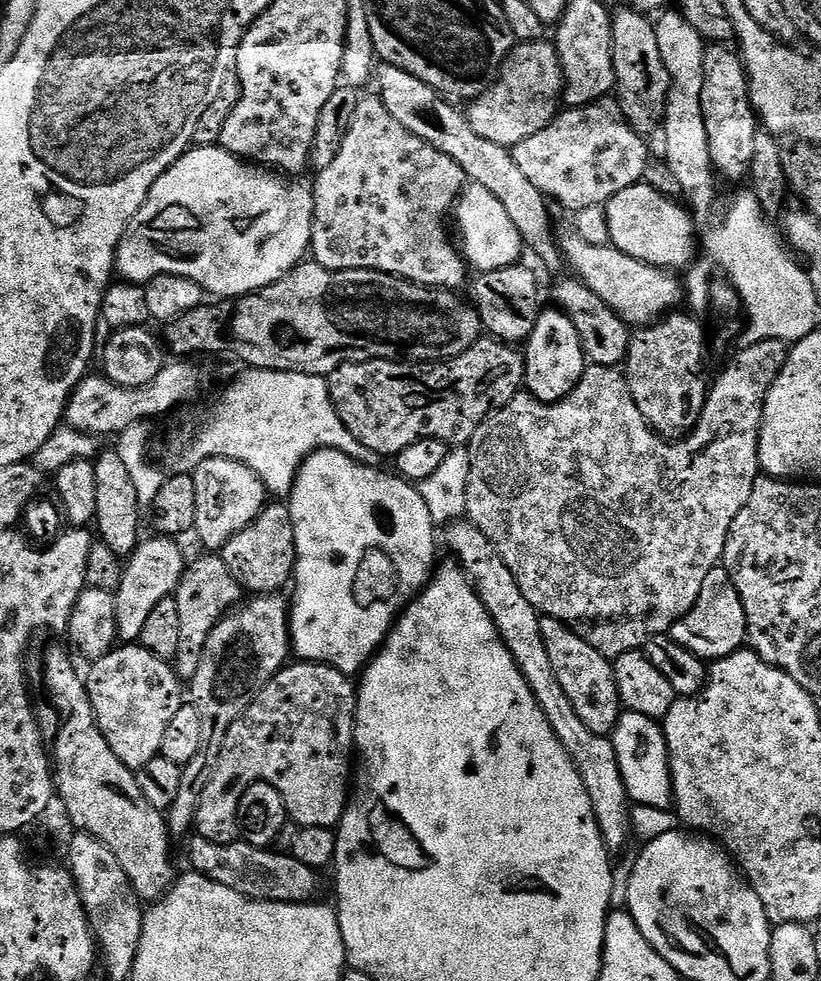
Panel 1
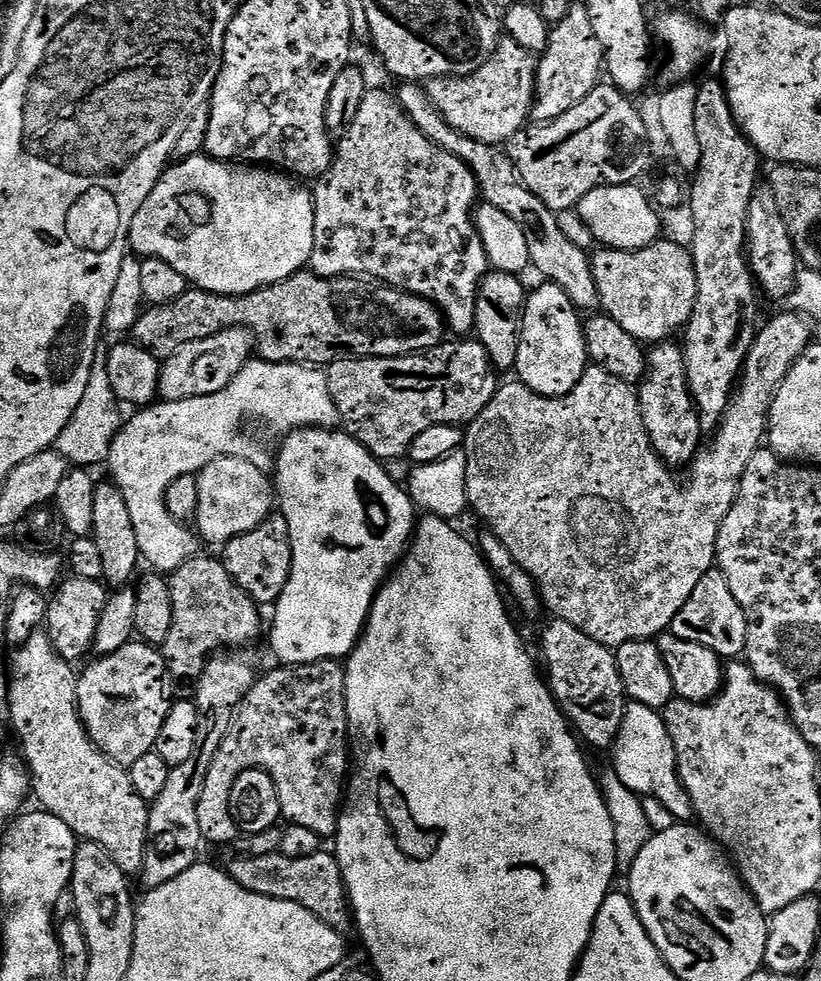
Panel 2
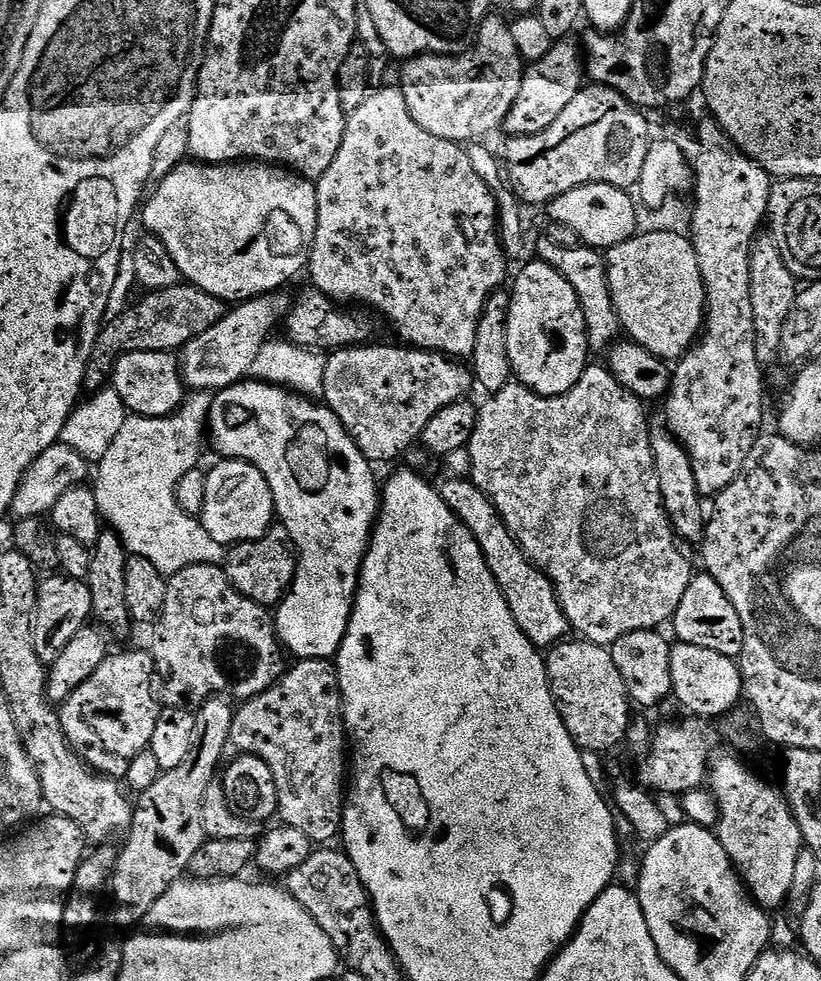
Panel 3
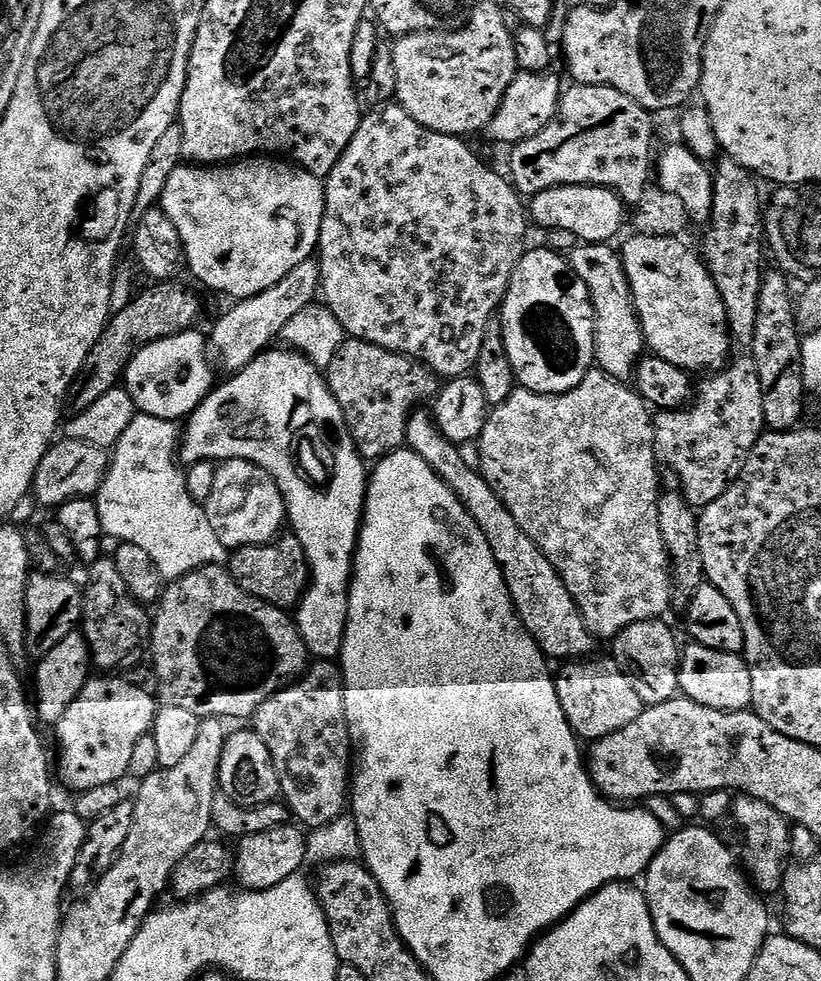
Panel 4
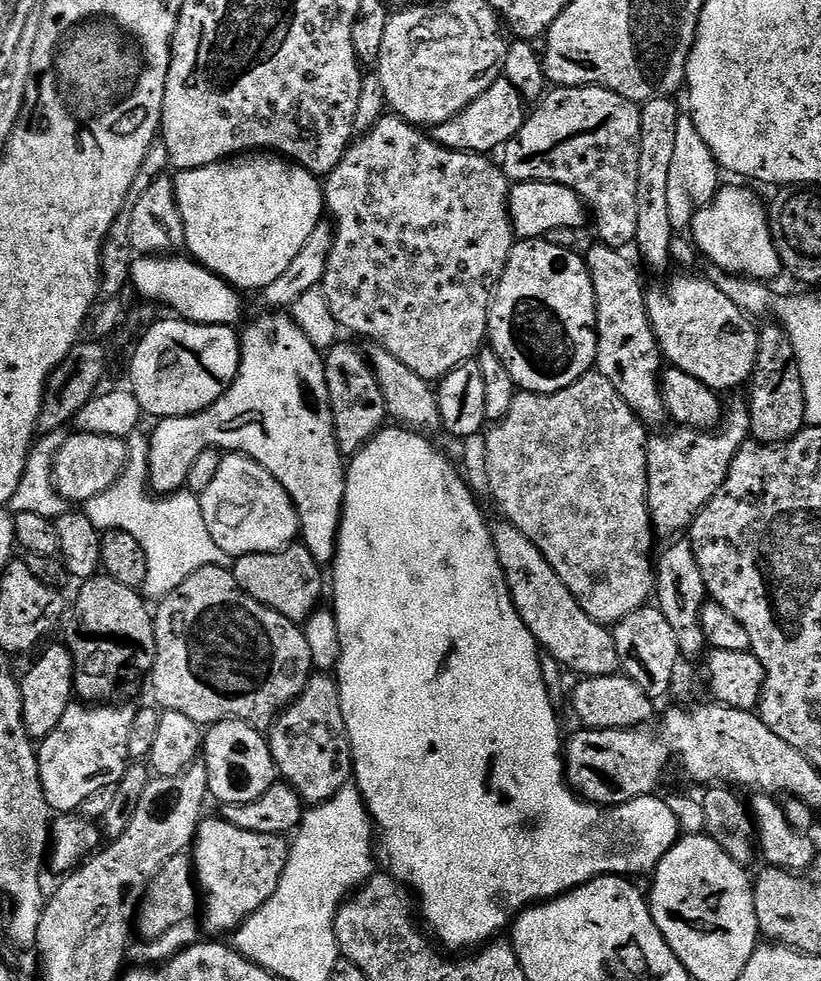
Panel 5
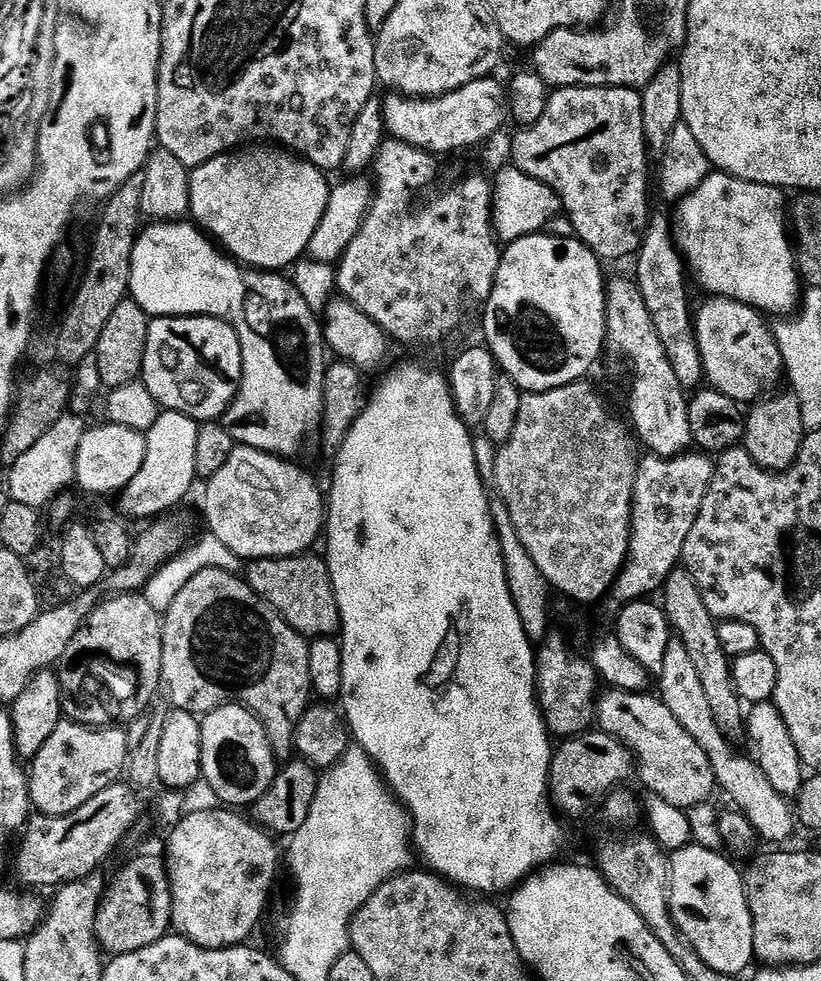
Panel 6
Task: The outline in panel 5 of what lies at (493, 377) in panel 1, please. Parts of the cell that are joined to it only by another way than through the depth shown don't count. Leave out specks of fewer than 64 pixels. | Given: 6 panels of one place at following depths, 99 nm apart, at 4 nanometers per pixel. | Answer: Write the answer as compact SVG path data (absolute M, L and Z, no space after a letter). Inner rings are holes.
M337 342L323 353L323 357L338 446L345 457L351 458L385 427L388 407L378 386L378 378L372 373L372 365L369 364L367 355L363 351L359 352L354 345L344 343Z

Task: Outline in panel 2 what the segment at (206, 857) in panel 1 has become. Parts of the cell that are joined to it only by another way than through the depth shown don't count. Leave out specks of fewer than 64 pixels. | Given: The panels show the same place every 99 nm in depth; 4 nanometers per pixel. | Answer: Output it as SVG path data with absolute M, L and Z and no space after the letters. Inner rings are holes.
M321 850L310 854L310 858L286 858L281 852L265 854L261 857L237 855L237 860L232 860L226 864L226 871L234 882L238 882L246 890L254 894L262 894L266 898L275 900L285 900L295 902L310 914L314 914L328 928L333 928L335 932L347 933L353 927L352 910L348 907L348 892L344 888L344 876L340 873L340 863L336 861L335 855L331 851Z

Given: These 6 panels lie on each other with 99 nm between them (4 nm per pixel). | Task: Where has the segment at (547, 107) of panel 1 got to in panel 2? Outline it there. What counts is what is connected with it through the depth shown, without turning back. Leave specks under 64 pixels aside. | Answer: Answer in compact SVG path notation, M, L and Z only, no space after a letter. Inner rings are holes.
M504 38L480 69L474 70L468 76L430 79L427 81L426 87L433 106L448 119L450 126L454 126L454 130L458 130L478 142L504 146L507 145L510 138L514 138L514 134L521 132L529 123L532 105L536 98L537 69L538 60L533 53L522 50L522 46L518 46L518 42Z

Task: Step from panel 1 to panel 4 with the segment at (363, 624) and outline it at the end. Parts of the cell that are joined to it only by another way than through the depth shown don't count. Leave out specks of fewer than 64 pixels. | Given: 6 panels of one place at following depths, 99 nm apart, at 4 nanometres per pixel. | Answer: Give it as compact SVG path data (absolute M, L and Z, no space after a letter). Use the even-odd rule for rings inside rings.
M295 350L276 351L261 352L241 372L229 375L225 384L217 383L213 387L208 397L193 410L183 425L178 459L184 466L203 460L245 460L266 470L266 474L274 478L284 499L291 535L302 542L302 550L308 559L308 588L294 612L296 628L306 642L309 653L317 661L332 662L344 649L352 558L356 554L356 541L360 538L370 472L360 451L356 449L356 443L352 441L342 406L338 406L334 394L328 389L321 369Z

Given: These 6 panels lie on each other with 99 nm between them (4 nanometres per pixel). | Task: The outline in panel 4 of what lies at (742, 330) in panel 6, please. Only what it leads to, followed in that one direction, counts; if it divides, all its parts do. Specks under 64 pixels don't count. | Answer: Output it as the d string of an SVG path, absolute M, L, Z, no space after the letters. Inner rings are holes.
M632 234L622 247L624 274L632 291L632 302L644 331L645 345L651 355L662 358L666 362L674 362L674 366L683 368L689 374L708 374L719 370L729 363L728 351L734 345L733 337L728 330L728 315L718 294L718 286L708 273L708 266L701 255L692 248L687 248L682 239L675 235L656 236Z

